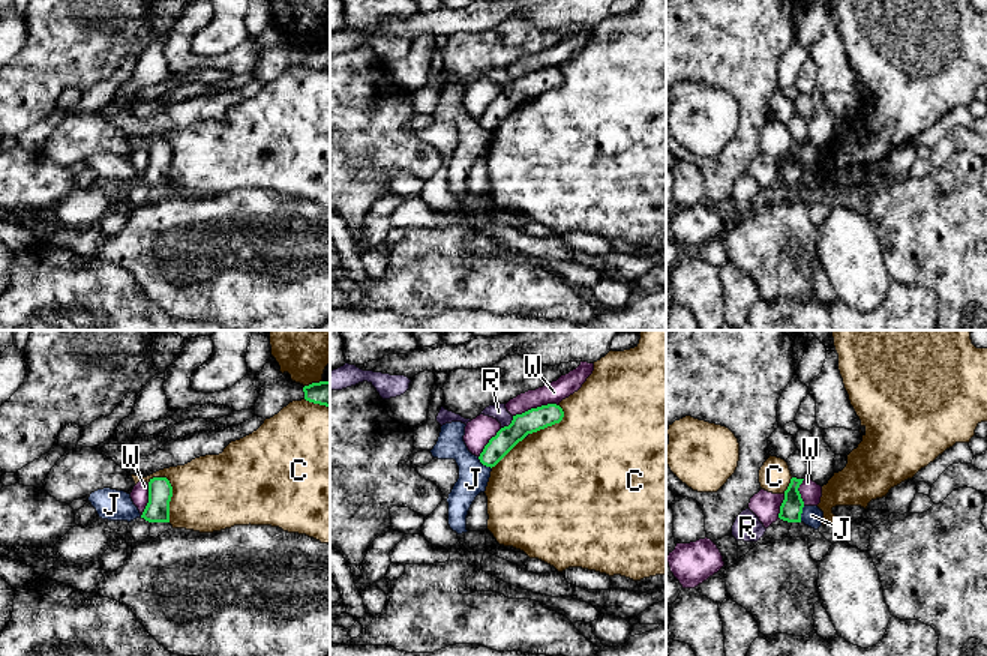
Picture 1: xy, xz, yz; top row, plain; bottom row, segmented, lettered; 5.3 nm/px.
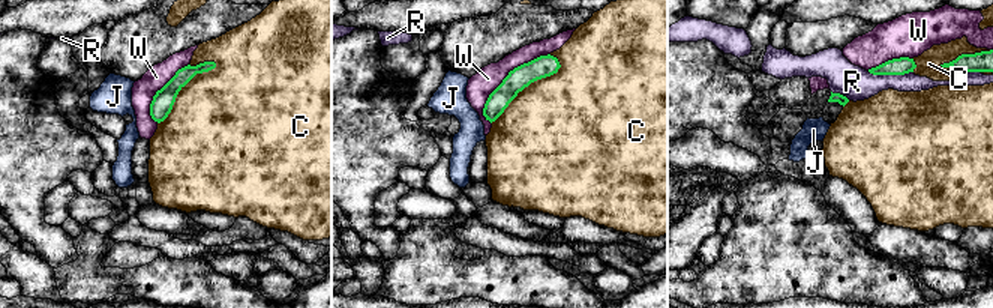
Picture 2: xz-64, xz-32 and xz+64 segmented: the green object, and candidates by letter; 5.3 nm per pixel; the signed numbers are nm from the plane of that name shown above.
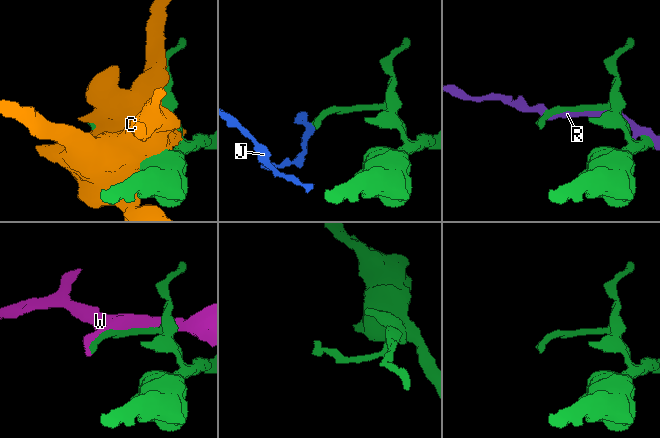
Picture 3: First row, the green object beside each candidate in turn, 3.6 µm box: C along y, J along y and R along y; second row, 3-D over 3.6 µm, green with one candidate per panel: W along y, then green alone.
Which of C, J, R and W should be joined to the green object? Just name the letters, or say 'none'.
none

